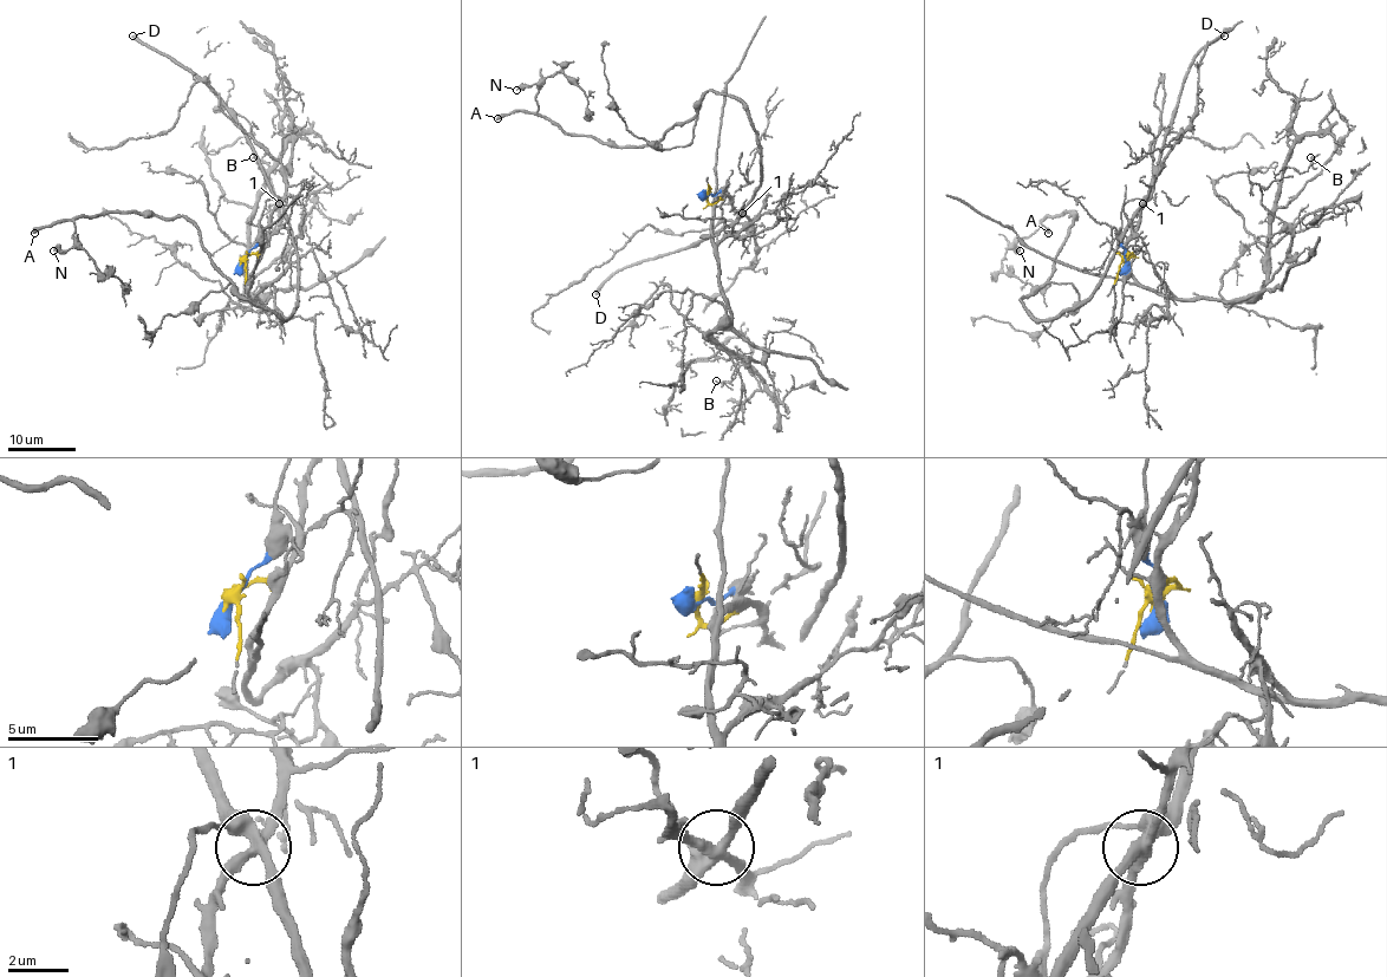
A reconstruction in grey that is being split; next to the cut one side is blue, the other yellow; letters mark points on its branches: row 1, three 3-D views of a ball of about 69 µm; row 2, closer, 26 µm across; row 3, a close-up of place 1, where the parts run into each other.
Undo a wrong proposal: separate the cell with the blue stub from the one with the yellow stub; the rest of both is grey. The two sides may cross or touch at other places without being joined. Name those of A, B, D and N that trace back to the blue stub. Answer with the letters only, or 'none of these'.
A, D, N

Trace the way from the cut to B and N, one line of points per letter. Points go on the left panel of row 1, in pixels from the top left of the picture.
B: (241, 262), (258, 258), (248, 294), (262, 301), (247, 286), (247, 240), (258, 193), (275, 170), (252, 156)
N: (241, 262), (275, 200), (298, 255), (282, 319), (182, 216), (79, 216), (54, 251)

